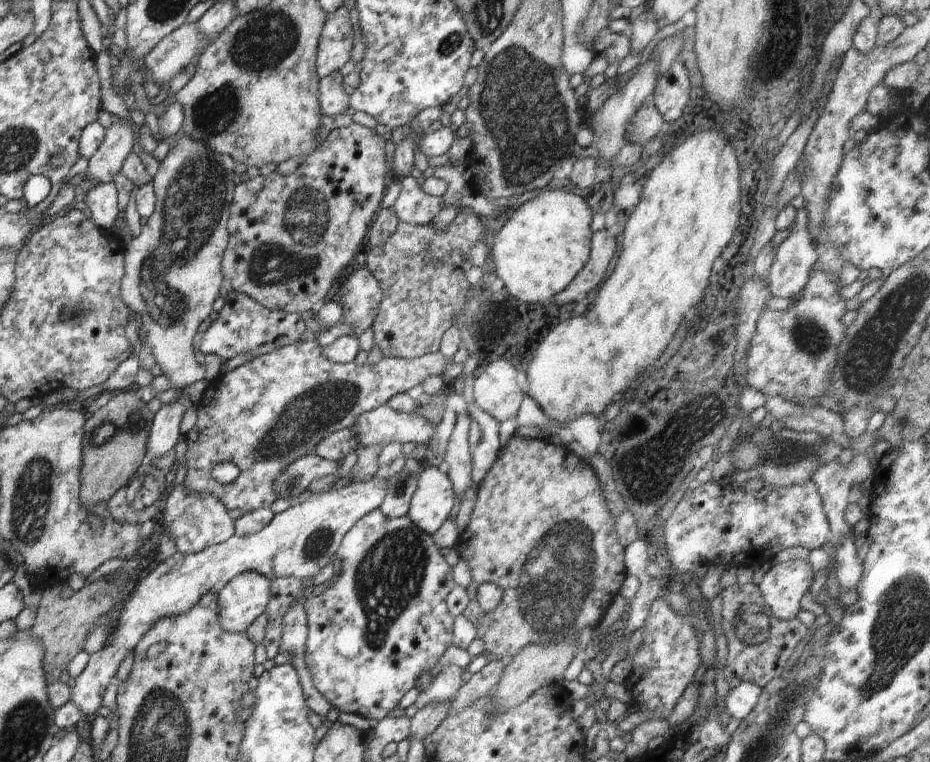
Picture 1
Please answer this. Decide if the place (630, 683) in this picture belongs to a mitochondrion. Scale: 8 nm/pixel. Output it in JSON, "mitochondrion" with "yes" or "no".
{"mitochondrion":"no"}

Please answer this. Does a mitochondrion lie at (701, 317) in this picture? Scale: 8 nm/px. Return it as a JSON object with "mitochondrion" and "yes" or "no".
{"mitochondrion":"no"}

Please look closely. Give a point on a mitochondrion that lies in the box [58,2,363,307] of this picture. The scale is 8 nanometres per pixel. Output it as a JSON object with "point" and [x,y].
{"point":[265,40]}

